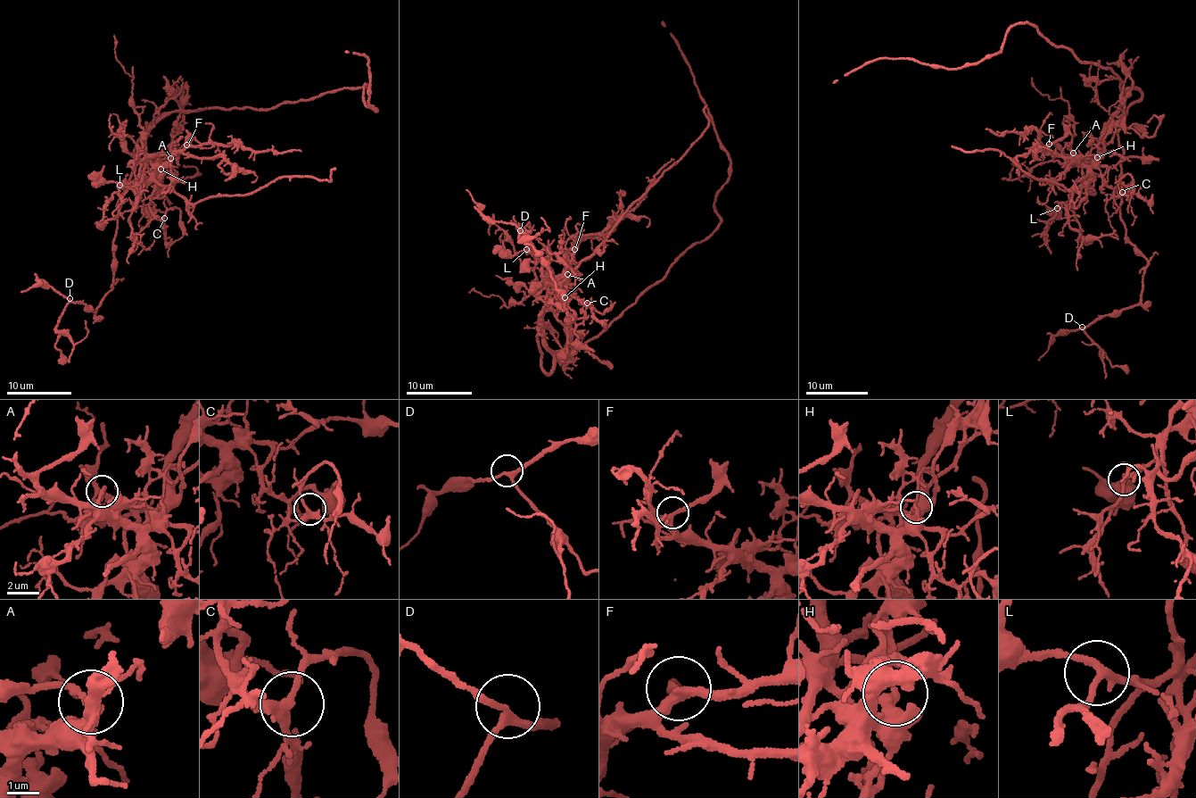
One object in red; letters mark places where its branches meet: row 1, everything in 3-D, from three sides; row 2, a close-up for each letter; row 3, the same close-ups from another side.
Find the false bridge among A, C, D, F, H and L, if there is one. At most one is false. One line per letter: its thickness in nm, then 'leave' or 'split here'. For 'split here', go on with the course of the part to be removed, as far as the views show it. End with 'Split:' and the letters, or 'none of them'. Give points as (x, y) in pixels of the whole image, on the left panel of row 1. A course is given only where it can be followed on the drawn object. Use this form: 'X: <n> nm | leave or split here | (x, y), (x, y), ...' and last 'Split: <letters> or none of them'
A: 180 nm | leave
C: 280 nm | leave
D: 200 nm | leave
F: 280 nm | leave
H: 180 nm | split here | (160, 169), (156, 183), (193, 203), (218, 194), (245, 194), (290, 175), (331, 180), (335, 167)
L: 220 nm | leave
Split: H

